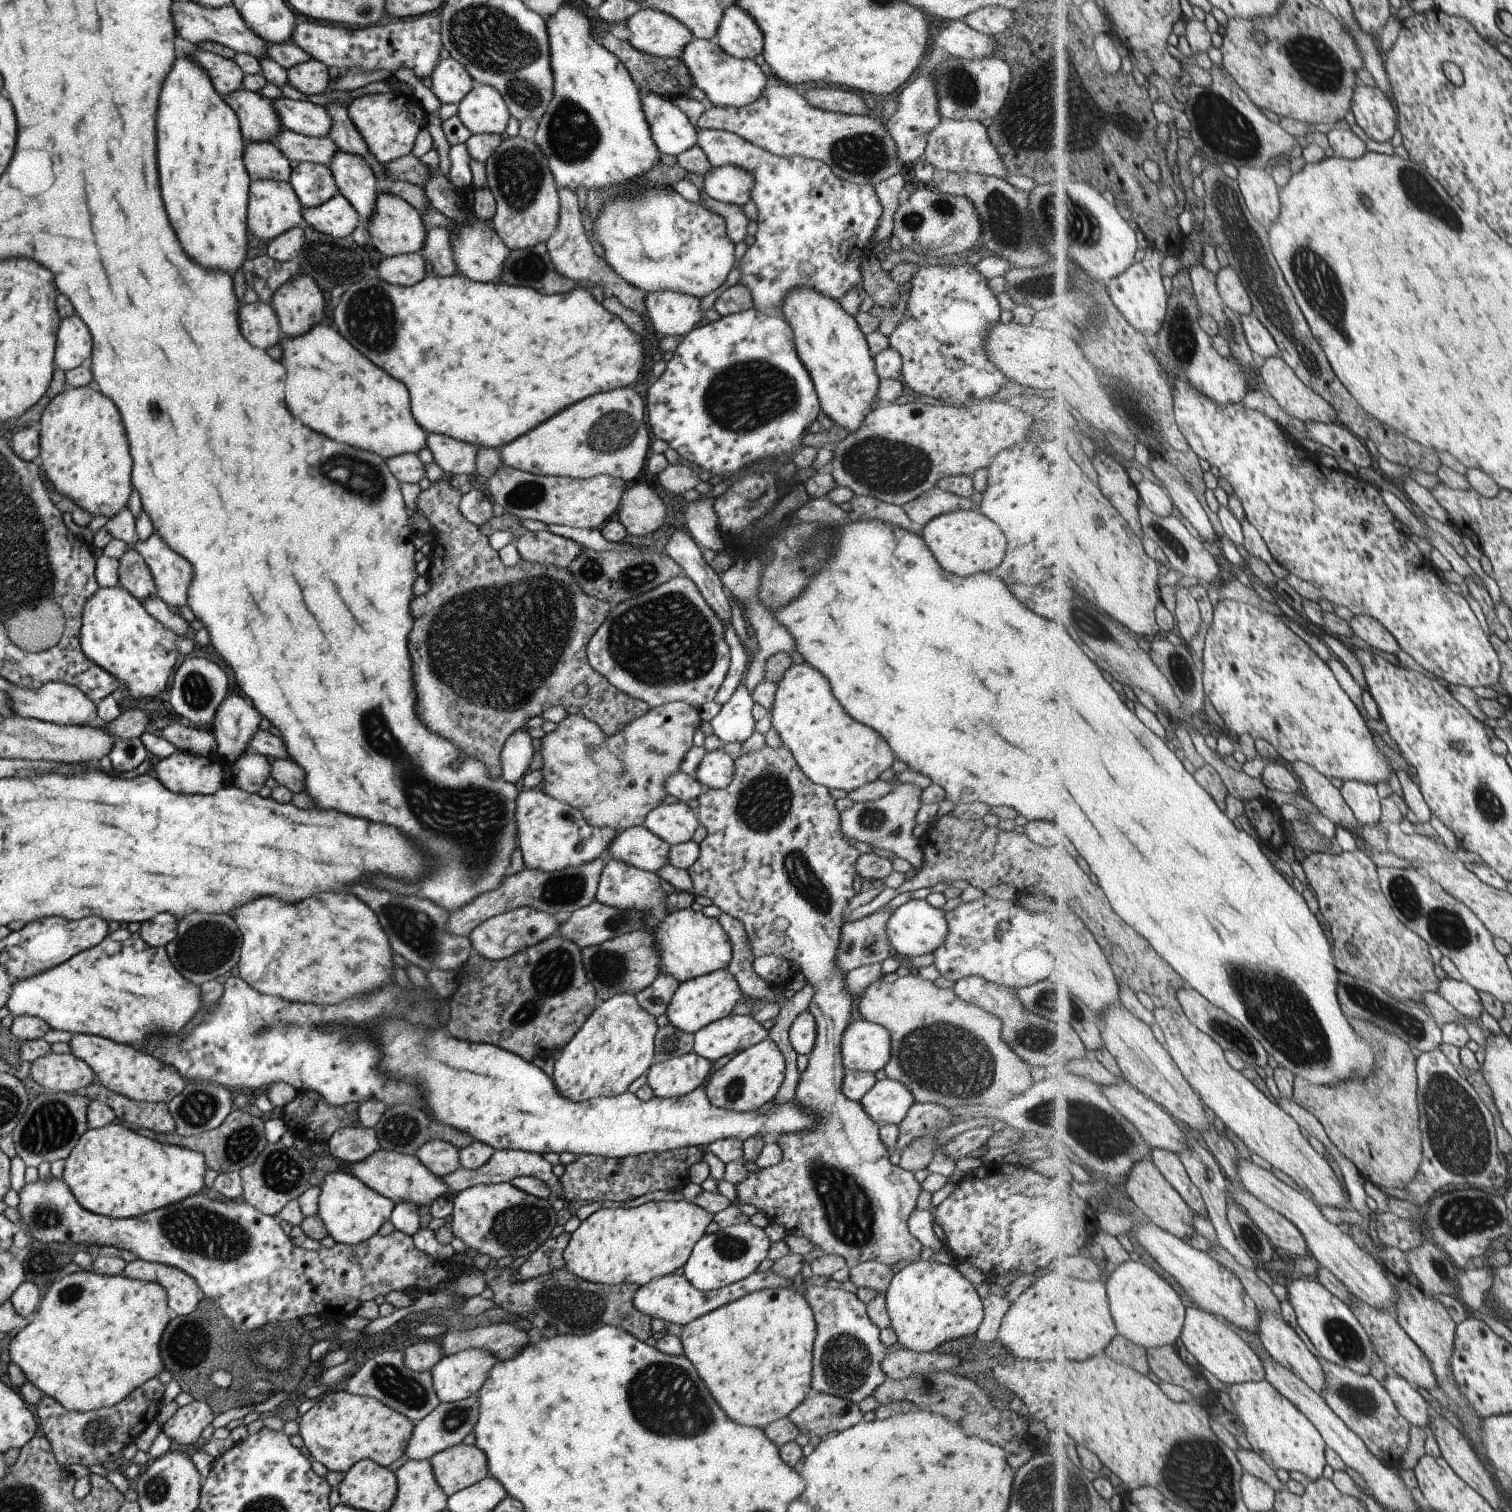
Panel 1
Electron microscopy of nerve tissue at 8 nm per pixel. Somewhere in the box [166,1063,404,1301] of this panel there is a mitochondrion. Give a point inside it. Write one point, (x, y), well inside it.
(282, 1172)

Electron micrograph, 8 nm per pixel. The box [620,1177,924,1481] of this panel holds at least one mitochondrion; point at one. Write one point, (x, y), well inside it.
(679, 1410)

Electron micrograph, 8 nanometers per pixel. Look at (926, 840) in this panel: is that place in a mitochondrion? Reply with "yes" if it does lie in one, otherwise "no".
no

